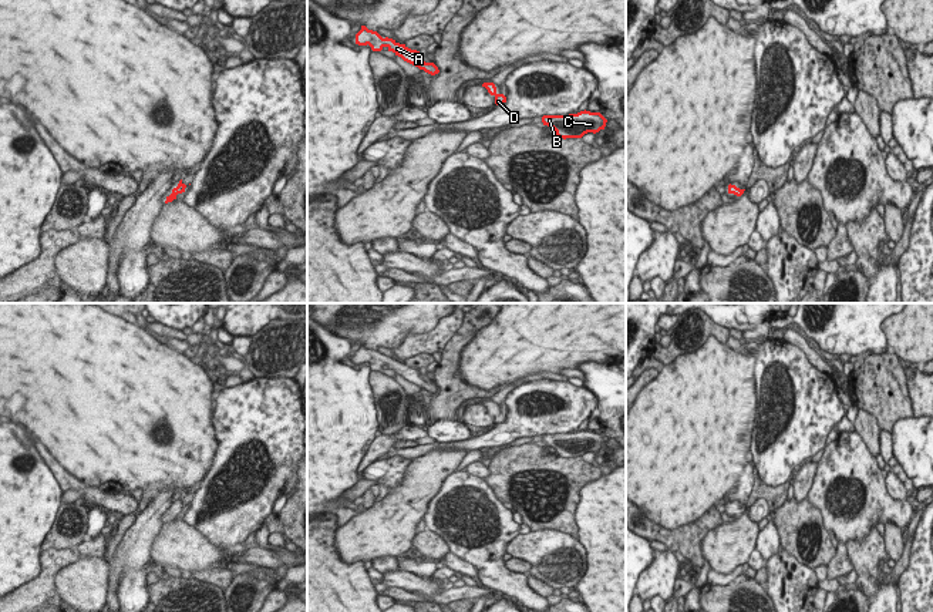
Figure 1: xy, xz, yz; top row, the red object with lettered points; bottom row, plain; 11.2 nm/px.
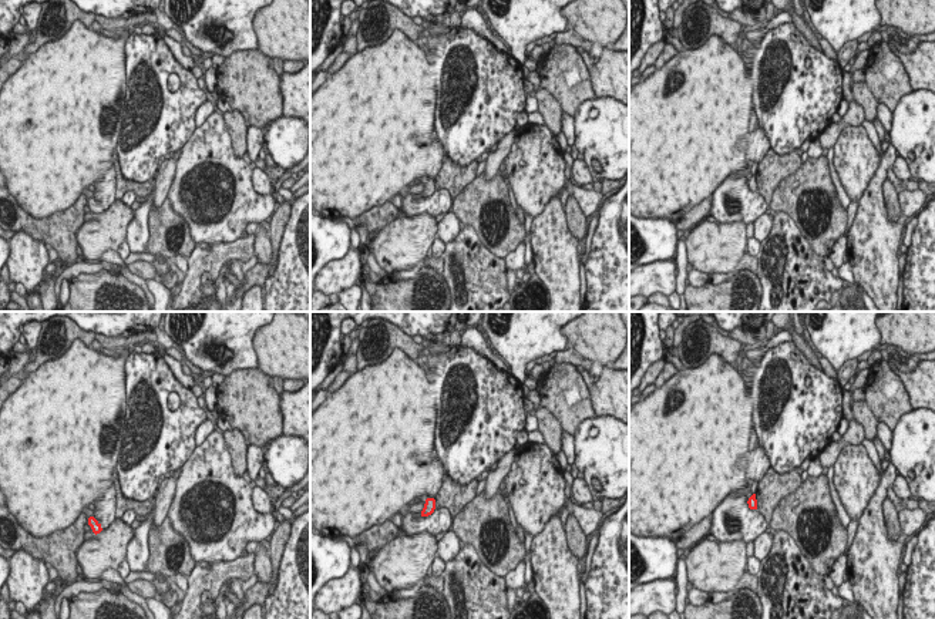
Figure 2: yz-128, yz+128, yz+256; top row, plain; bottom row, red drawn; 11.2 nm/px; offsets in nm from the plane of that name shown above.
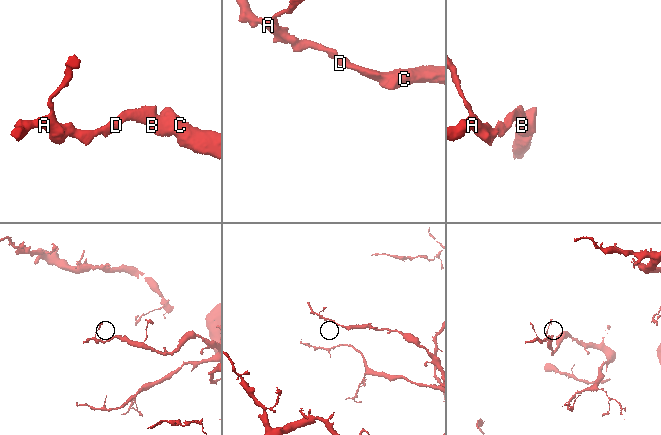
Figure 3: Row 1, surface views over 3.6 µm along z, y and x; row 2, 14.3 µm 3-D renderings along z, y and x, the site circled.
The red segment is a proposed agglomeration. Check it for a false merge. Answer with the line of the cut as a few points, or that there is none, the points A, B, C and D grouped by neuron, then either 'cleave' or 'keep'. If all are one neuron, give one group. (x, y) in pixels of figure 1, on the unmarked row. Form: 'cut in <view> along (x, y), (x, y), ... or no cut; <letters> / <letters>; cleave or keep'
no cut; A B C D; keep

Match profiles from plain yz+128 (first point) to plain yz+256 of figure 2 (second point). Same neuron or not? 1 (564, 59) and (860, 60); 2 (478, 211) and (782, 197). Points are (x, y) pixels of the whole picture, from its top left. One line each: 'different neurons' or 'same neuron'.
1: different neurons
2: same neuron

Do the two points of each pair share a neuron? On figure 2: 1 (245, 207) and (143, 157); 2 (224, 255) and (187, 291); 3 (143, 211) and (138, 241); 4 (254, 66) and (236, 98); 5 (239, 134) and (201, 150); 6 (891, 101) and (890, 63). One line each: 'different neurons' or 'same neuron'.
1: different neurons
2: same neuron
3: same neuron
4: same neuron
5: different neurons
6: same neuron

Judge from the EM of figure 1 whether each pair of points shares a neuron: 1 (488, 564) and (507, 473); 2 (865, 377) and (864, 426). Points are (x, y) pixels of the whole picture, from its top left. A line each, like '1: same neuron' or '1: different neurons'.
1: different neurons
2: different neurons

